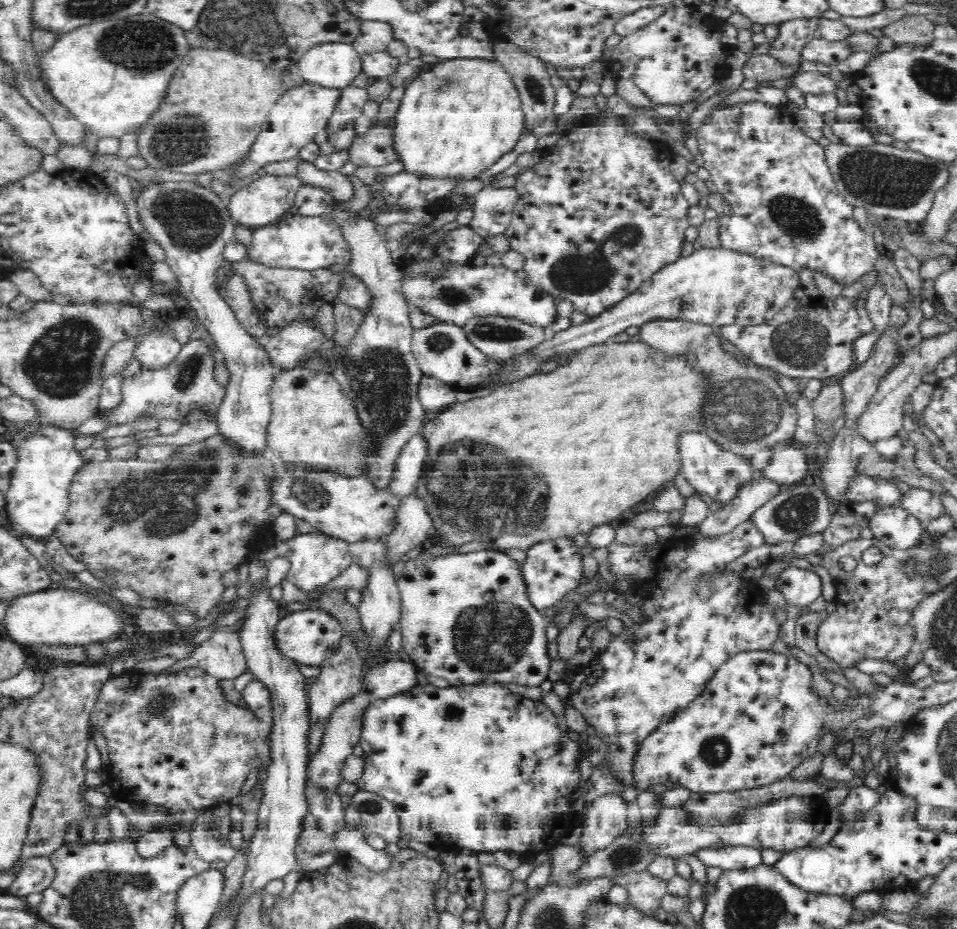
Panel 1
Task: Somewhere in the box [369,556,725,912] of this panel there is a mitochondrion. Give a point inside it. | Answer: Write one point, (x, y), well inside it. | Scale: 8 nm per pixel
(490, 636)

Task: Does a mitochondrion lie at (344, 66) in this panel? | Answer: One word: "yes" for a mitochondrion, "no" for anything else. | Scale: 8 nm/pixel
no

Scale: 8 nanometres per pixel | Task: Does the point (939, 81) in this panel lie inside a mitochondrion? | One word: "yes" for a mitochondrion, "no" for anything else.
yes

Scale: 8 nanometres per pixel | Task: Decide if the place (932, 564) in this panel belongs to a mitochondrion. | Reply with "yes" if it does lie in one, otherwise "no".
yes

